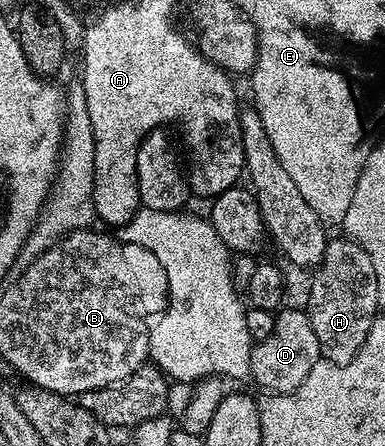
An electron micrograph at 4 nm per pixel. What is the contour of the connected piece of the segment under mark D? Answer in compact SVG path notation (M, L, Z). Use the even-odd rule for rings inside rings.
M284 307L275 317L273 332L264 341L256 343L251 350L250 379L256 380L268 393L282 394L295 392L305 378L309 378L309 370L320 359L317 334L313 334L313 322L309 322L306 311L302 307Z

